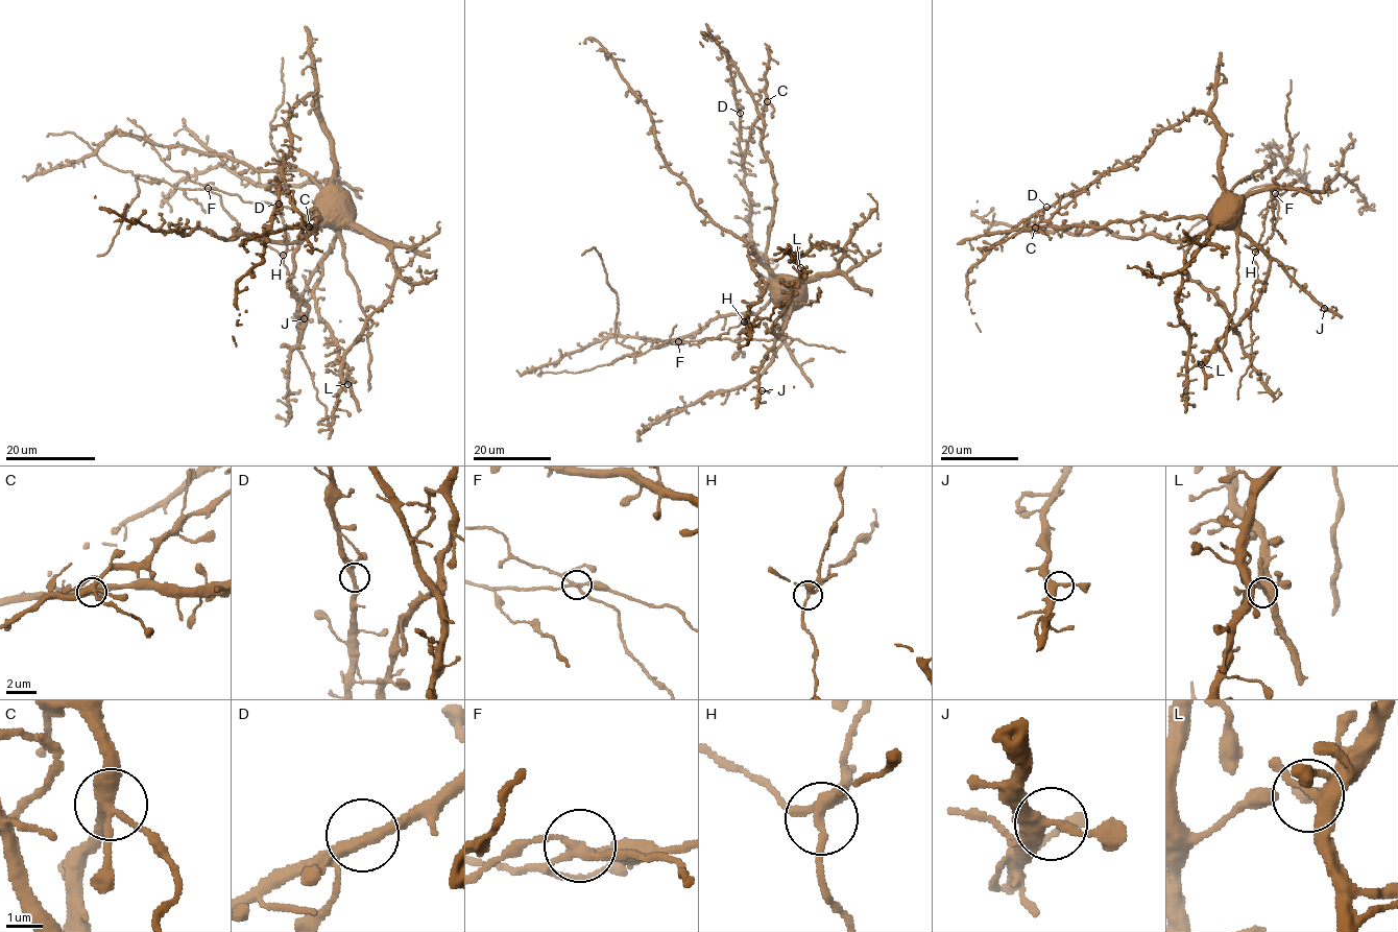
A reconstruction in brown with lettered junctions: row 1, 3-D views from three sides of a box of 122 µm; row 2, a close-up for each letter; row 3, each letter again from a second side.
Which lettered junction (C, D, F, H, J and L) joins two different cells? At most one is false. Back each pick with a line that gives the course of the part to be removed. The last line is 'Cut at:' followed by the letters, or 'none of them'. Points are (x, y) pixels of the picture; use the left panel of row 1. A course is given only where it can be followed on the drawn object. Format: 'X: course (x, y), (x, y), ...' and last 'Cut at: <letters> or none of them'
F: course (208, 188), (177, 189), (161, 181), (137, 177), (139, 194), (126, 211), (111, 247), (97, 256)
Cut at: F

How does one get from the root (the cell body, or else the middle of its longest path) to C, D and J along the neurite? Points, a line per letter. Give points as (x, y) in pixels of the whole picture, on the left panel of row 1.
C: (332, 218), (308, 215), (318, 217), (313, 225), (303, 224), (306, 225), (305, 220), (309, 226)
D: (332, 218), (308, 215), (318, 220), (303, 224), (304, 217), (280, 188), (279, 204)
J: (332, 218), (336, 237), (298, 300), (298, 314), (304, 318)

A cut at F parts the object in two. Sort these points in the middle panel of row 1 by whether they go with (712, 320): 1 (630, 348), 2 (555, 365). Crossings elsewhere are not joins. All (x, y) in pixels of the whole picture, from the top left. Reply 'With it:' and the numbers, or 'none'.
With it: 2

